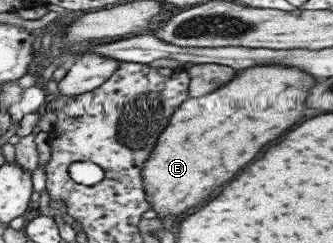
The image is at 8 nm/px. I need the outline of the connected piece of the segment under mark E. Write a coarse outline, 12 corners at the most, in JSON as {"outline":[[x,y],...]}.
{"outline":[[240,69],[172,112],[141,169],[150,211],[208,201],[298,123],[316,79]]}

